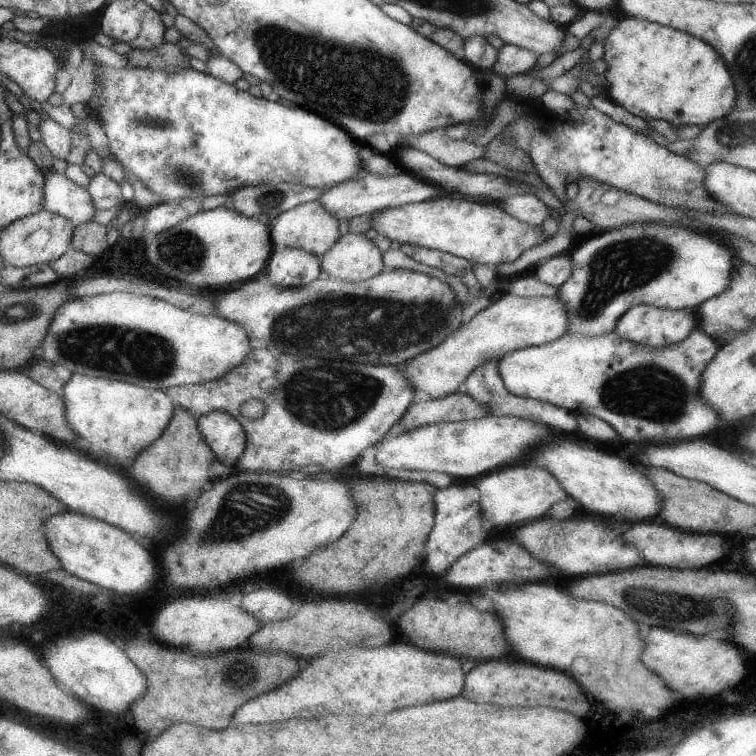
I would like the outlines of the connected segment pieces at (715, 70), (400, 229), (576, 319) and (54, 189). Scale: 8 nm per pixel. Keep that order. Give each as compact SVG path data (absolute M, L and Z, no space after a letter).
M626 17L614 24L603 39L603 55L606 64L603 76L607 82L605 95L629 114L649 120L665 120L673 127L707 126L713 119L729 114L735 107L735 86L731 74L721 56L704 40L691 34L645 19Z
M452 194L450 198L449 196L439 196L439 198L401 204L401 206L395 206L395 208L376 211L369 216L369 228L399 244L435 249L464 258L471 263L489 265L492 268L500 262L515 260L524 250L529 250L532 246L541 244L546 240L540 226L531 226L513 218L501 210L496 203L481 204L481 202L474 202L465 198L465 196L456 194Z
M632 224L615 230L602 231L583 238L583 243L569 252L571 276L557 287L555 298L566 304L567 332L579 336L601 336L615 330L615 323L629 308L644 304L657 308L683 310L695 308L723 292L729 284L729 274L736 265L730 247L707 233L664 224Z
M53 168L44 171L43 178L43 209L66 218L73 226L91 222L91 216L96 209L86 188L69 181L64 174L59 174Z

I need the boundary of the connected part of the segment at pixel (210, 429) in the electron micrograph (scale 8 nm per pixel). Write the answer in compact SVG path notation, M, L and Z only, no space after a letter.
M225 412L196 415L197 430L215 460L235 472L235 464L245 450L246 436L237 418Z

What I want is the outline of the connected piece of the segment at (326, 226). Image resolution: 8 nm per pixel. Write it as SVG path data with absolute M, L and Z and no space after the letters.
M317 201L298 204L291 210L281 212L276 216L271 215L268 225L274 249L280 247L301 248L301 250L320 258L340 237L338 226L339 221L333 218Z

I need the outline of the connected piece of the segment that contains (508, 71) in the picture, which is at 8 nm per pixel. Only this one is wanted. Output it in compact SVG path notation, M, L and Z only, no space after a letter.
M503 45L497 52L497 60L490 69L495 75L508 79L515 74L530 74L535 69L538 55L515 45Z

